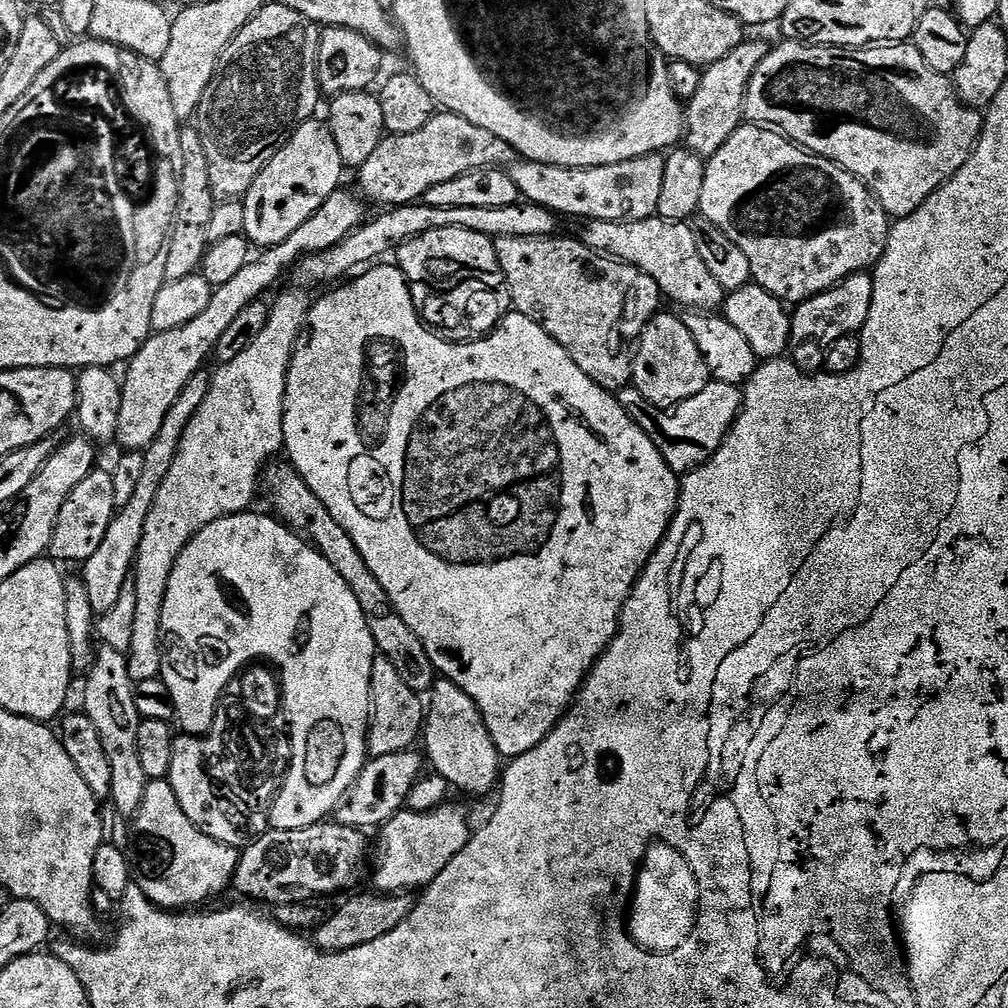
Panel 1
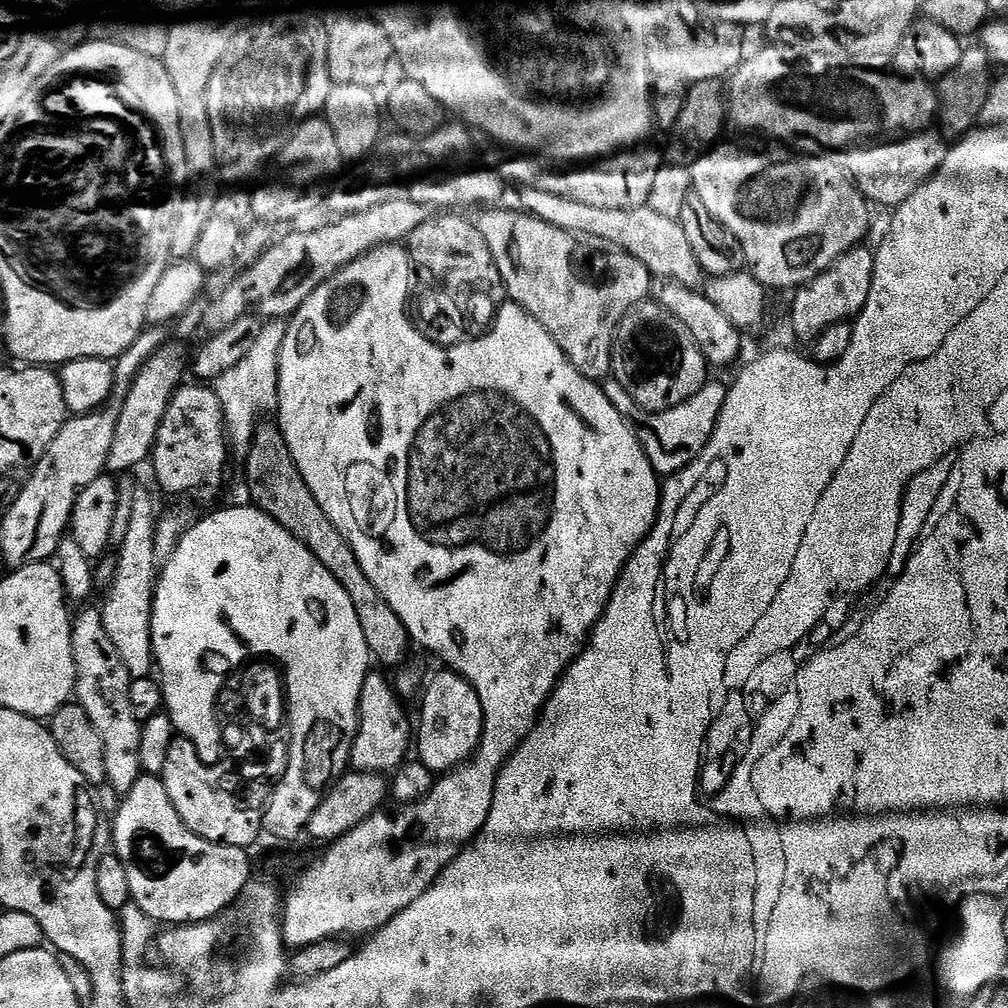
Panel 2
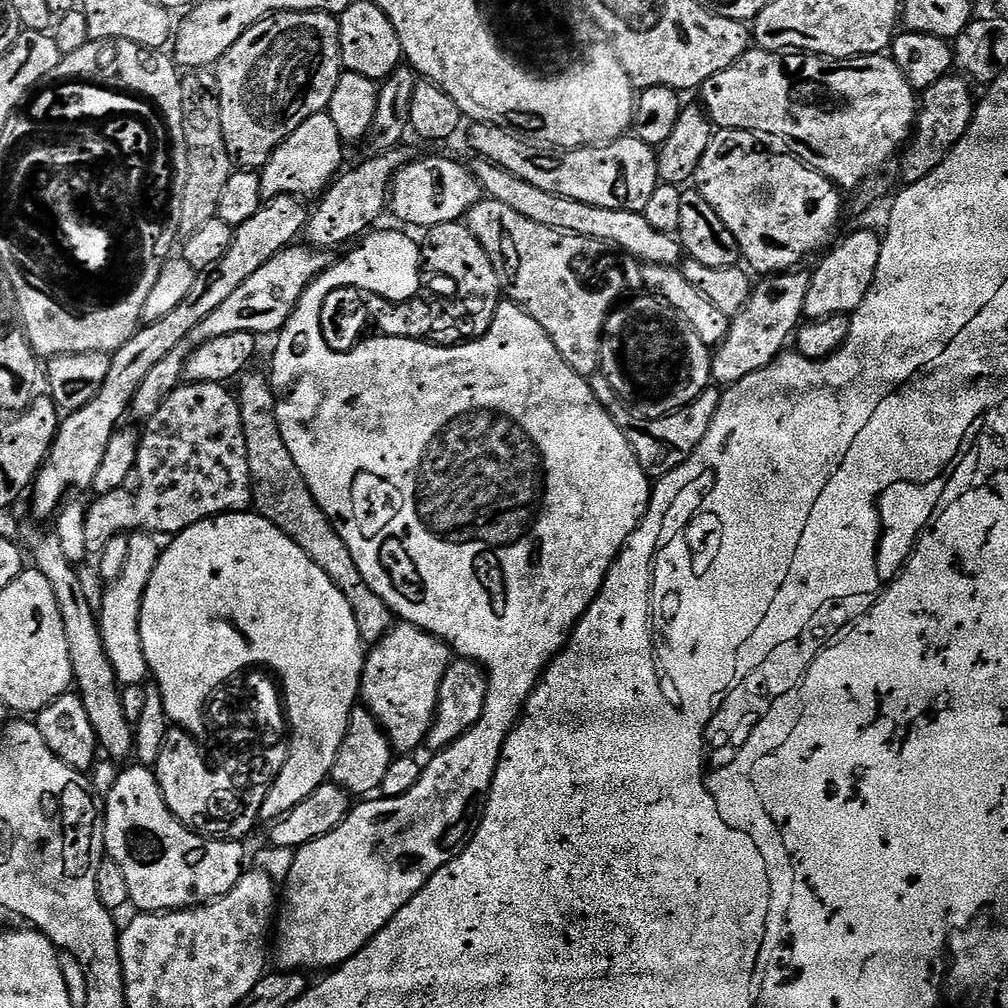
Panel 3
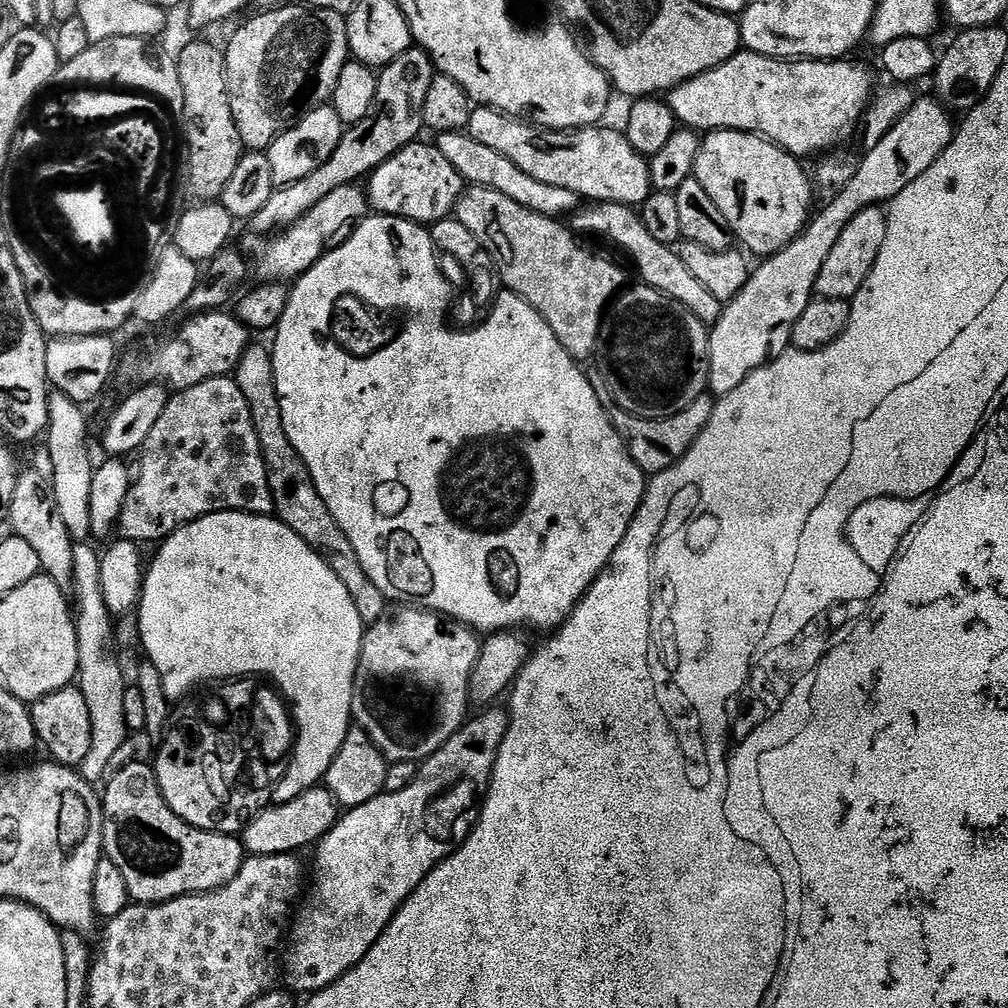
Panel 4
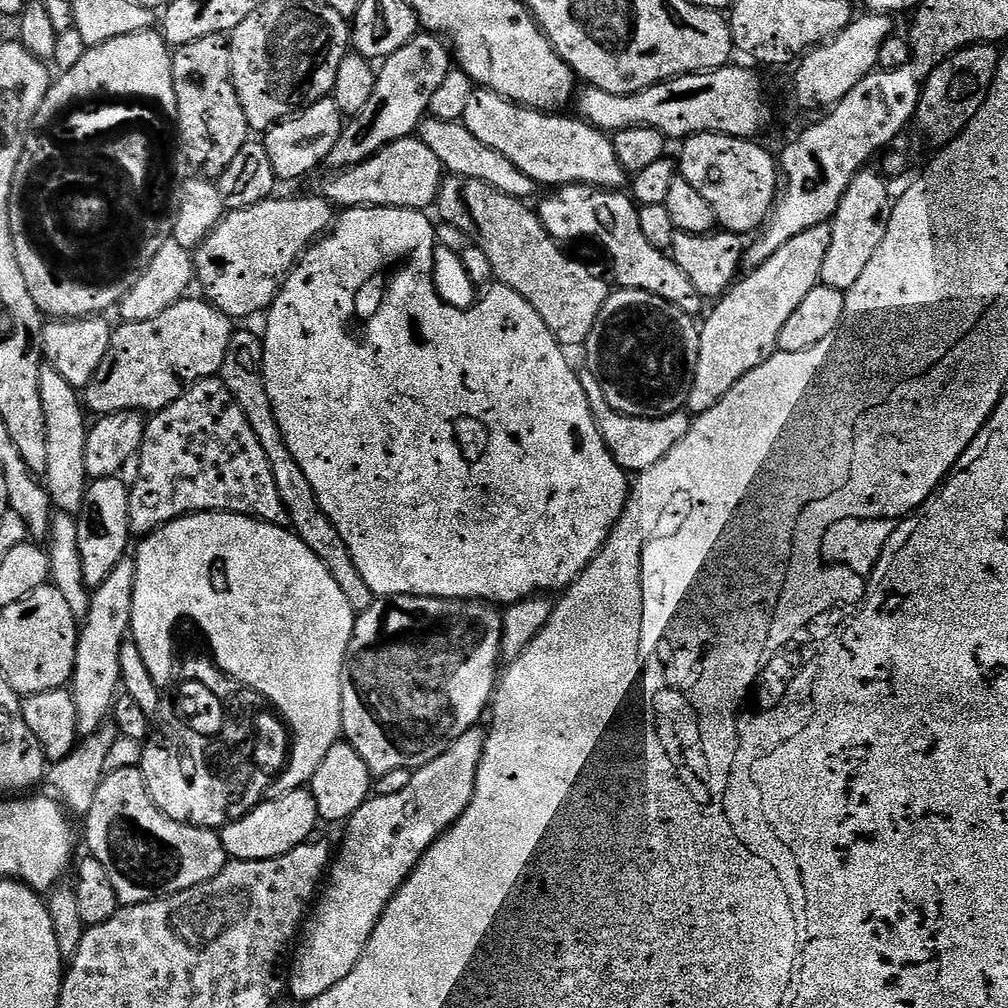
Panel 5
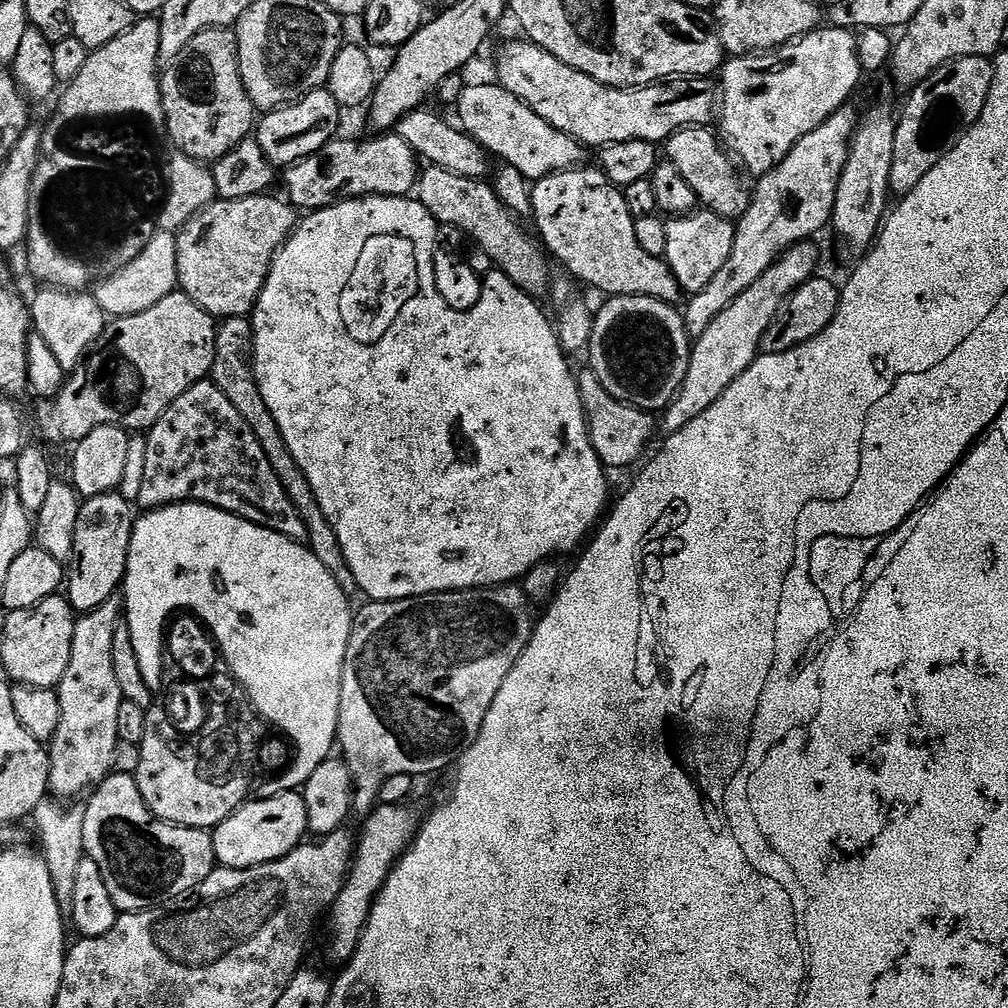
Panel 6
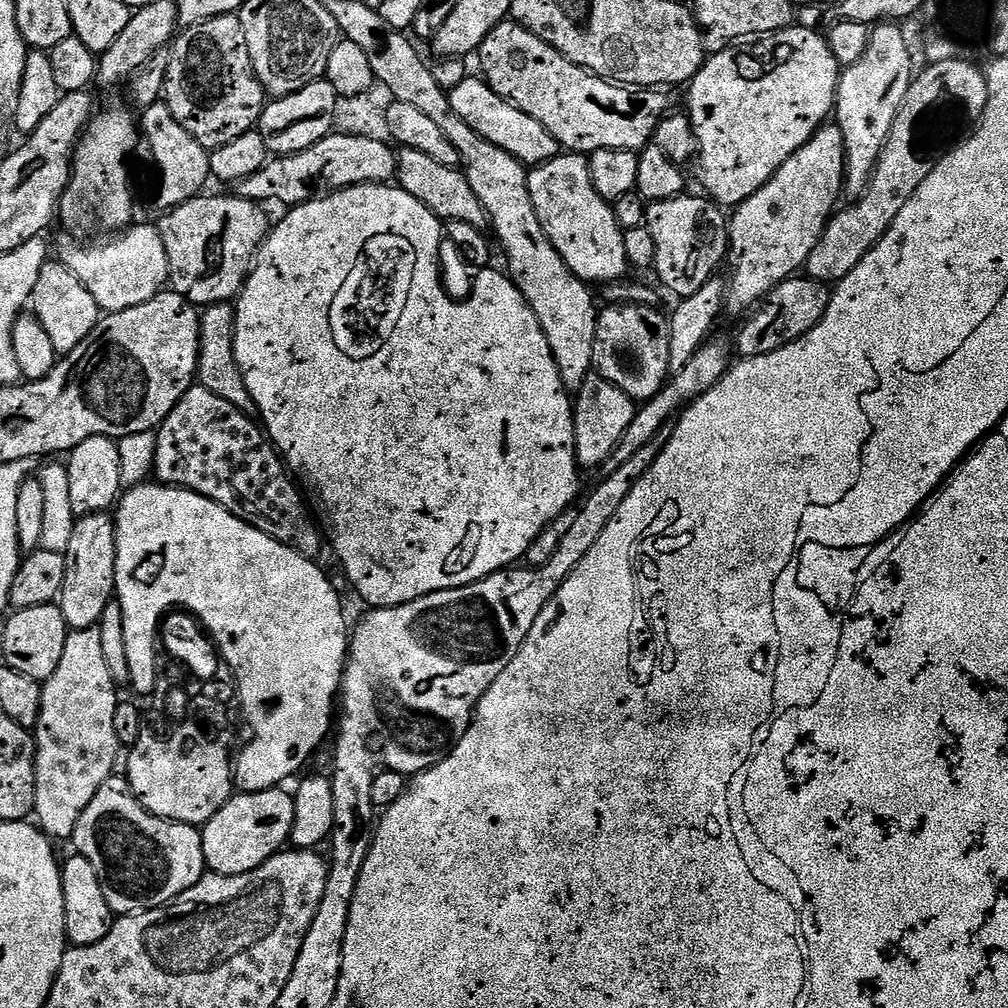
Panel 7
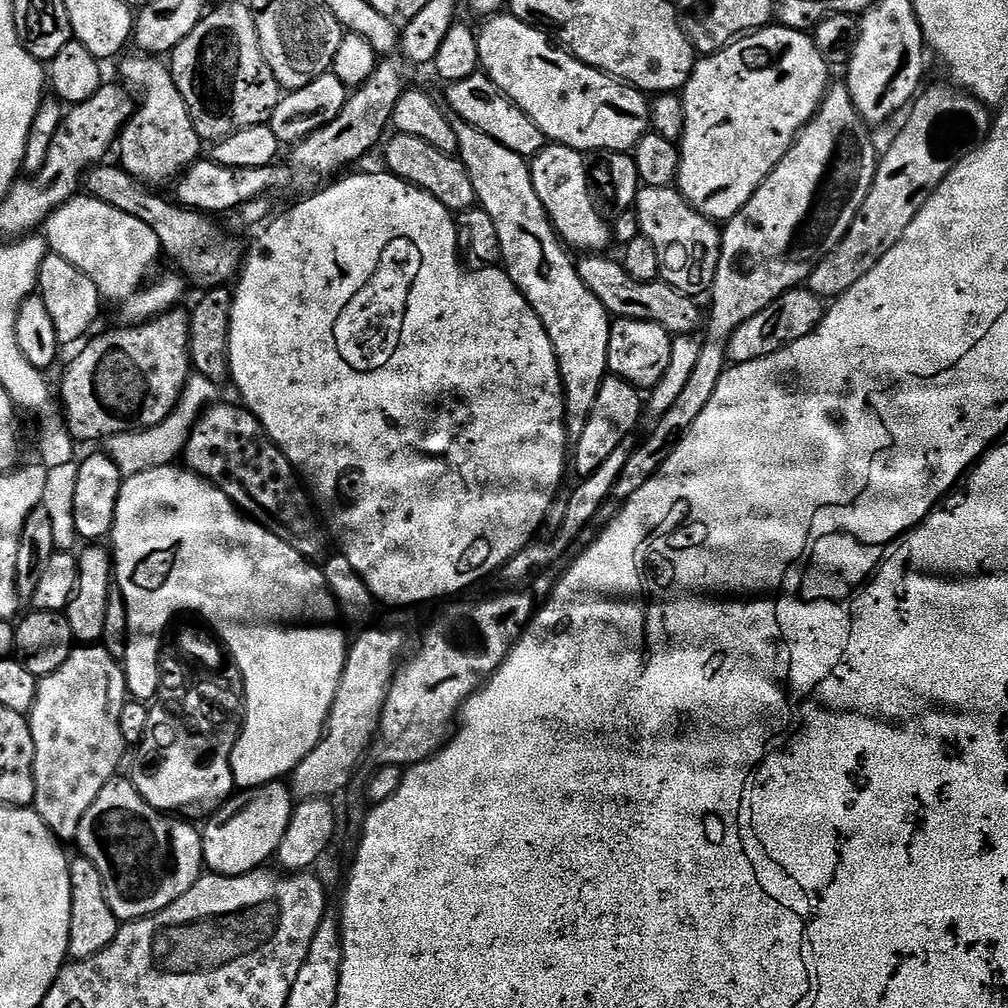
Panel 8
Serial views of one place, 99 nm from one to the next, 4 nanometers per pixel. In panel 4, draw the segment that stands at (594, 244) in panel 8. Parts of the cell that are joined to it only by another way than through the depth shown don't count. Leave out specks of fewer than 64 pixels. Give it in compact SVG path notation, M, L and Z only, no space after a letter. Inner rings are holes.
M599 202L589 203L581 207L571 217L571 227L577 233L597 232L608 240L613 240L626 255L632 259L636 272L641 276L643 283L649 288L658 290L662 295L670 297L674 303L680 304L694 318L698 318L706 326L714 325L724 312L725 301L714 298L694 274L690 274L689 268L682 262L679 251L673 250L669 245L662 242L654 242L650 230L640 221L639 211L627 204L602 204ZM588 207L588 208L587 208Z

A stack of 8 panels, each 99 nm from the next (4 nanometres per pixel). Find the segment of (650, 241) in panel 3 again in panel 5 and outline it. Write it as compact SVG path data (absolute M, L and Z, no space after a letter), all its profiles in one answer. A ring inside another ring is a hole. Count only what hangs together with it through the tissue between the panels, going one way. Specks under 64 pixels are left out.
M425 119L418 129L418 139L426 142L430 150L434 150L438 162L442 162L445 169L453 176L464 176L467 180L486 182L502 194L525 202L531 201L531 196L538 192L538 185L532 181L530 174L522 174L522 170L518 170L518 166L514 166L510 158L502 158L498 150L490 150L490 146L478 142L478 138L474 138L474 134L470 134L470 130L466 130L462 122Z

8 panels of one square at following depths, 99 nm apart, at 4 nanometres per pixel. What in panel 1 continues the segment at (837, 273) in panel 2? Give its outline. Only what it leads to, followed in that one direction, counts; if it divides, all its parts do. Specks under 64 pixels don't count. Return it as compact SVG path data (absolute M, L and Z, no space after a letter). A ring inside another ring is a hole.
M859 272L850 278L846 278L841 284L835 284L830 290L795 305L790 312L792 325L790 326L790 342L787 351L792 363L797 364L803 372L819 373L825 367L827 354L834 344L839 339L857 335L866 326L866 318L870 314L870 302L874 302L872 276L868 272Z

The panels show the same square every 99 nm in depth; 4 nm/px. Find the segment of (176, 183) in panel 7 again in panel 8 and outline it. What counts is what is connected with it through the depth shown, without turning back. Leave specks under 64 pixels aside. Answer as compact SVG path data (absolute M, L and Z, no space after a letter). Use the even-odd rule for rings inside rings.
M125 55L119 61L119 64L121 63L119 79L133 89L141 88L144 97L141 100L139 97L138 107L118 137L118 149L120 148L118 163L141 184L156 186L152 184L164 184L167 180L175 181L181 172L185 172L190 165L201 159L202 141L198 130L194 130L194 122L190 118L190 110L182 94L178 94L178 86L172 77L171 67L165 61L163 64L160 61L163 59L155 55L135 55Z

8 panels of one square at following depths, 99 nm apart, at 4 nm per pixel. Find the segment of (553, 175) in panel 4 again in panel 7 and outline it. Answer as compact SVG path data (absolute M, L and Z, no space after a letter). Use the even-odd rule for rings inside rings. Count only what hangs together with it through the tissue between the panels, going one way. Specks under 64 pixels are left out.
M469 78L458 82L458 86L454 86L448 97L454 114L458 114L458 118L462 118L466 126L470 126L470 130L486 138L486 142L506 150L506 154L510 154L521 164L525 166L545 164L547 160L553 160L554 157L561 155L562 149L554 134L550 134L550 130L546 130L542 122L530 118L530 114L526 114L511 100L499 96L489 86L487 80Z

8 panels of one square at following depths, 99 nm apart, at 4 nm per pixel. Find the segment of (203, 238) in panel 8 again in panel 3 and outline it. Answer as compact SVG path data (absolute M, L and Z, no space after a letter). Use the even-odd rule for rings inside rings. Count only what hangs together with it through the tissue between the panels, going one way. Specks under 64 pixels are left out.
M400 146L381 151L379 154L381 156L372 156L369 160L362 161L357 168L350 169L348 173L345 171L319 197L320 205L317 208L313 207L308 217L306 240L309 245L321 250L333 250L332 248L346 243L347 240L355 241L363 237L375 225L372 223L386 212L392 179L404 164L400 161Z

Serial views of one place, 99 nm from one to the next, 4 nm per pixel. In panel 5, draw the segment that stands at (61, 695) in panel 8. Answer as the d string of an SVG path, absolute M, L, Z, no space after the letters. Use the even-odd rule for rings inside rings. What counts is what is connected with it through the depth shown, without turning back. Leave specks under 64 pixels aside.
M135 559L120 560L118 566L114 566L114 570L106 578L106 582L102 582L102 586L98 586L92 592L90 610L79 625L70 691L74 698L74 706L78 710L81 737L93 736L99 728L105 727L107 720L104 719L107 716L109 719L113 715L118 689L122 684L120 655L132 627L135 581Z

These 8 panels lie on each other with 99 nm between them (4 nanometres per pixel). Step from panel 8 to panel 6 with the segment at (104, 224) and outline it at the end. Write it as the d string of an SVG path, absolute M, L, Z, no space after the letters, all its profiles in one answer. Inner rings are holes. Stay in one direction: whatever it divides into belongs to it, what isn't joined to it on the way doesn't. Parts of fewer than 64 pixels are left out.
M157 231L150 242L132 259L127 266L119 268L107 280L95 285L94 295L98 306L102 306L105 317L115 318L142 314L142 310L150 310L150 306L162 302L166 294L177 291L178 278L178 246L176 236L170 232Z

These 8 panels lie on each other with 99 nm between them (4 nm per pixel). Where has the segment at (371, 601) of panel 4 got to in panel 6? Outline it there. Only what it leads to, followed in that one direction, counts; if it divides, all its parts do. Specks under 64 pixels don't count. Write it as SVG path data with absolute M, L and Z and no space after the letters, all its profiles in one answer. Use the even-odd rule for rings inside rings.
M229 316L219 321L216 329L216 353L214 354L214 366L210 373L210 380L211 383L218 386L218 390L222 390L222 394L226 394L226 398L230 398L234 410L238 410L238 414L242 414L242 418L246 418L246 426L250 426L250 430L254 430L254 438L258 438L262 450L266 450L266 458L270 458L270 466L274 466L274 474L278 474L290 502L294 502L294 506L300 512L302 522L306 522L307 547L311 548L312 553L318 558L318 562L322 562L322 566L326 566L326 570L330 570L330 574L336 579L340 589L349 594L355 593L357 591L356 579L354 574L350 574L350 566L342 554L338 534L334 534L326 514L322 514L322 506L318 506L318 502L314 498L314 490L310 490L310 482L306 482L306 474L302 474L298 462L294 462L294 458L282 438L282 430L278 430L278 422L274 422L274 414L270 414L270 406L266 406L266 398L262 398L262 390L258 390L258 382L252 366L252 322L248 316Z

